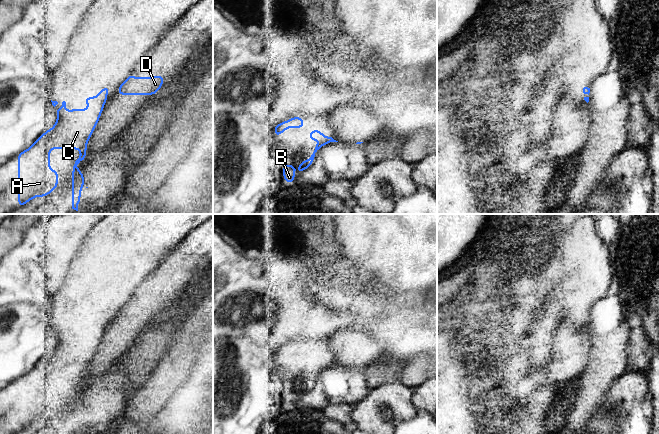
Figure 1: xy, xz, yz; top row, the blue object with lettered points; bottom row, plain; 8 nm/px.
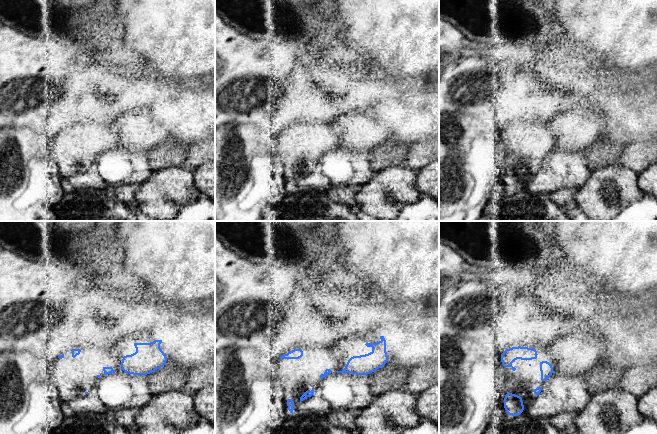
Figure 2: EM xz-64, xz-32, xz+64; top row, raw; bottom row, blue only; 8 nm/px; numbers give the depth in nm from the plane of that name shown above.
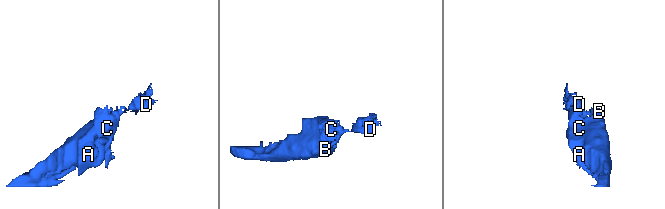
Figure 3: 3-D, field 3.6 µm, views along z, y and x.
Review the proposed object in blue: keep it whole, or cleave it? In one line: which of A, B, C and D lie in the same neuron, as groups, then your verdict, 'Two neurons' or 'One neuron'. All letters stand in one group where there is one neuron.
Groups: A B C / D. Two neurons

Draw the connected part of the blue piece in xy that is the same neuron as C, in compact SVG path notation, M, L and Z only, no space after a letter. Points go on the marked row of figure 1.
M103 87L96 97L83 100L89 109L66 111L66 102L56 109L55 125L44 132L29 149L17 155L18 158L18 207L34 197L49 195L58 186L58 171L50 169L51 149L79 149L80 157L72 169L72 209L78 211L80 190L84 186L84 174L76 166L86 160L87 142L98 124L106 105L106 94L111 88Z

